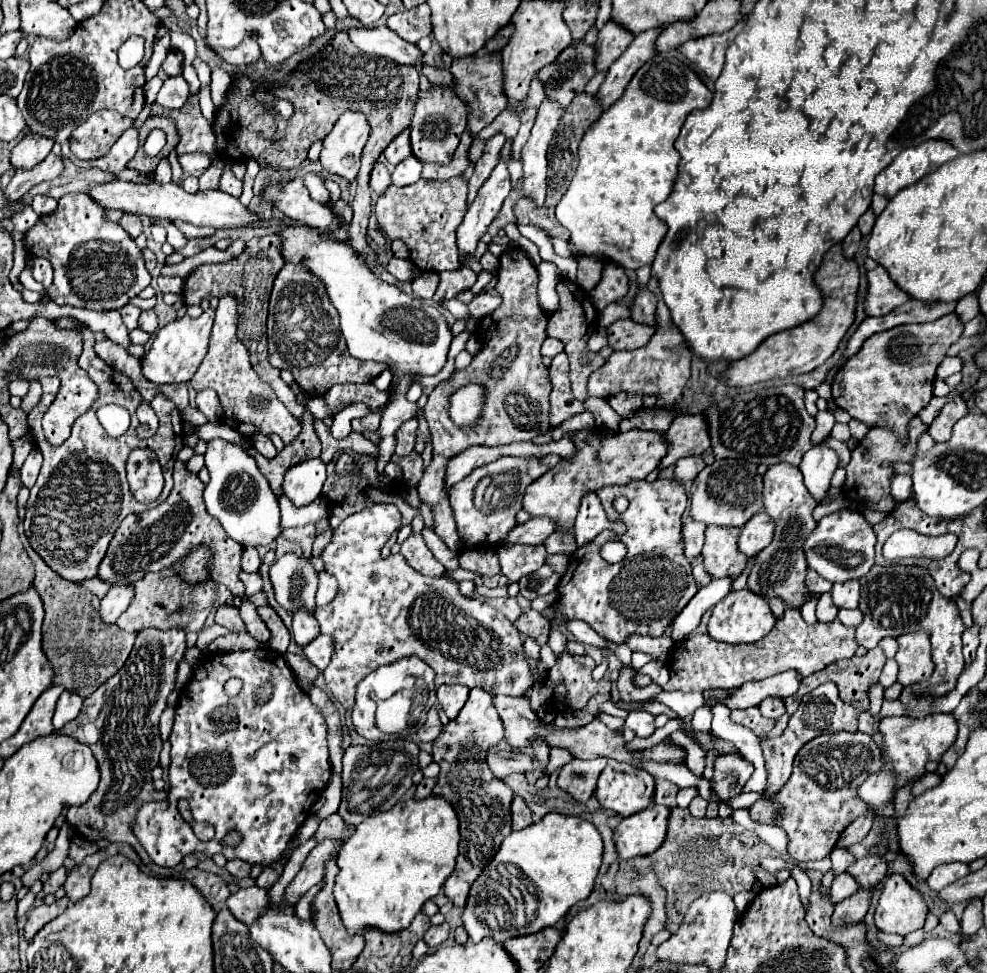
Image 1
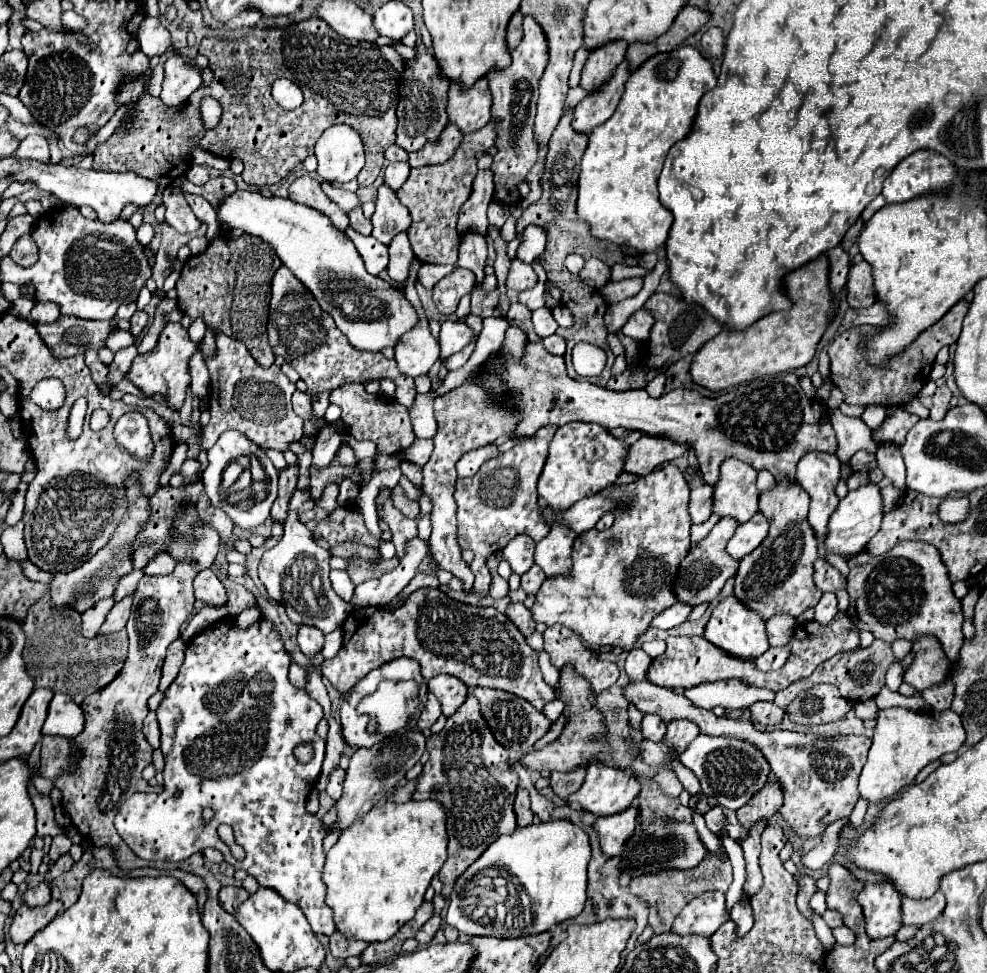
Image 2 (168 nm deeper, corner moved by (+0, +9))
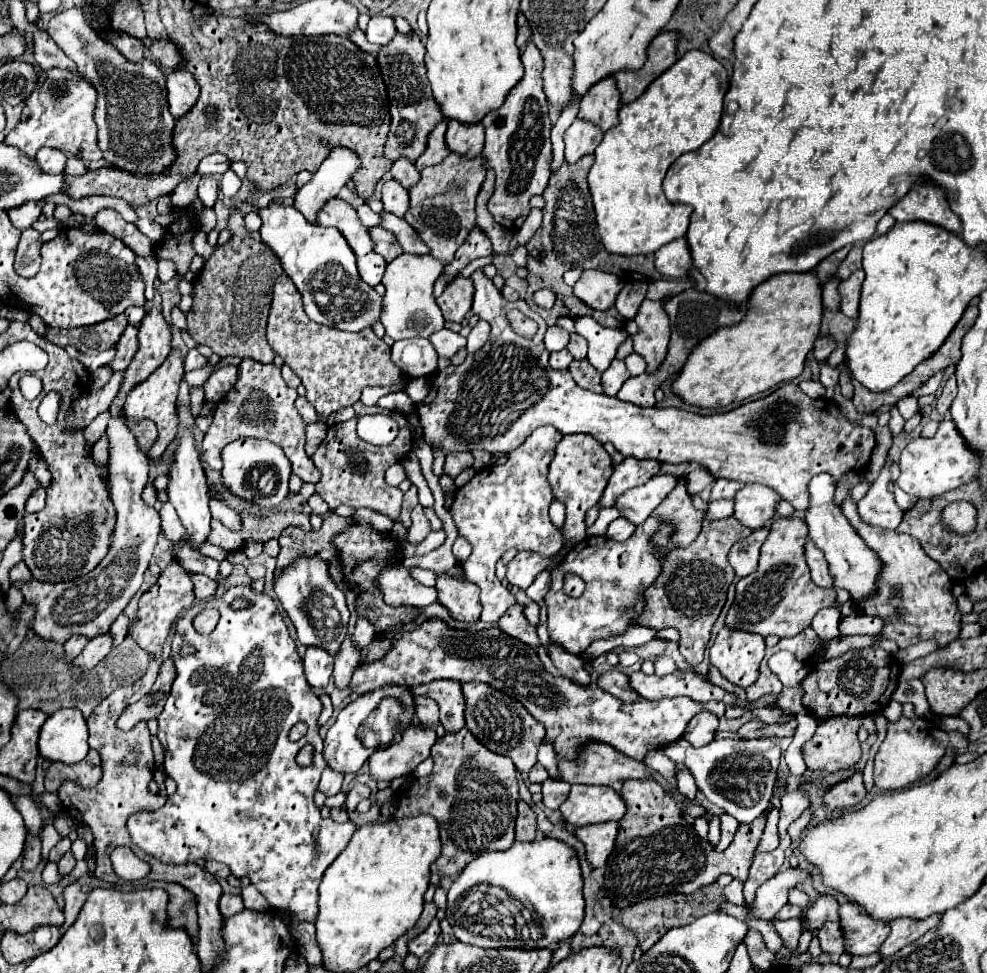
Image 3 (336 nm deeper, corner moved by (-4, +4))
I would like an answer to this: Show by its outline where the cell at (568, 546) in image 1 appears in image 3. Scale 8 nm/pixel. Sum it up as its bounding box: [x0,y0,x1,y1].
[450,427,566,623]

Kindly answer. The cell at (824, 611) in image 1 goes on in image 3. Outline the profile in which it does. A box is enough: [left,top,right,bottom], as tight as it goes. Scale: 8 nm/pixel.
[812,607,840,641]

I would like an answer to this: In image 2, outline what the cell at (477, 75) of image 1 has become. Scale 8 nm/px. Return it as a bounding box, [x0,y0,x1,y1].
[448,78,492,134]

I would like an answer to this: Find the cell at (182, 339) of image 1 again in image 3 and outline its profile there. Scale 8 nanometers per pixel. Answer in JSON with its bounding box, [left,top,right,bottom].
[124,349,184,459]

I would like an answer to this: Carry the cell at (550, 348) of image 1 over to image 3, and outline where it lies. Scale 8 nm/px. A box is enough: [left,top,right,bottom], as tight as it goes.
[550,349,572,369]

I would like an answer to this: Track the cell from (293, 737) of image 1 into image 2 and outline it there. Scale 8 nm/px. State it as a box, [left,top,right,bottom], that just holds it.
[116,618,336,936]

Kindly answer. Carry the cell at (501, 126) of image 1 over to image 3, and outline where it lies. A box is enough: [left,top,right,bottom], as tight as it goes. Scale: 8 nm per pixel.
[406,153,486,263]

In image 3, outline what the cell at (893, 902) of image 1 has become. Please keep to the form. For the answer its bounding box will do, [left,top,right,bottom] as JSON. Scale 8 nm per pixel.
[838,897,890,955]

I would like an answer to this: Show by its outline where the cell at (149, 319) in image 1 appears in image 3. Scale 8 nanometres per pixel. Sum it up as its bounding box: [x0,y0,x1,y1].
[108,325,138,373]

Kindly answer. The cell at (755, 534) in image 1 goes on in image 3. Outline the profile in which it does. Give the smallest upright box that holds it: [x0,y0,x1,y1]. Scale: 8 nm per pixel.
[728,527,770,577]

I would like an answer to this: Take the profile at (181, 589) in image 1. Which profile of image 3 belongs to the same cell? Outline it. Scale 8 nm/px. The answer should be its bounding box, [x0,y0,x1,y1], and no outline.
[72,633,112,669]

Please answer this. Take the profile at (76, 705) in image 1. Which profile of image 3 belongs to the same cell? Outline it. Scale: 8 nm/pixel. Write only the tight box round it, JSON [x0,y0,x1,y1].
[38,708,88,763]

